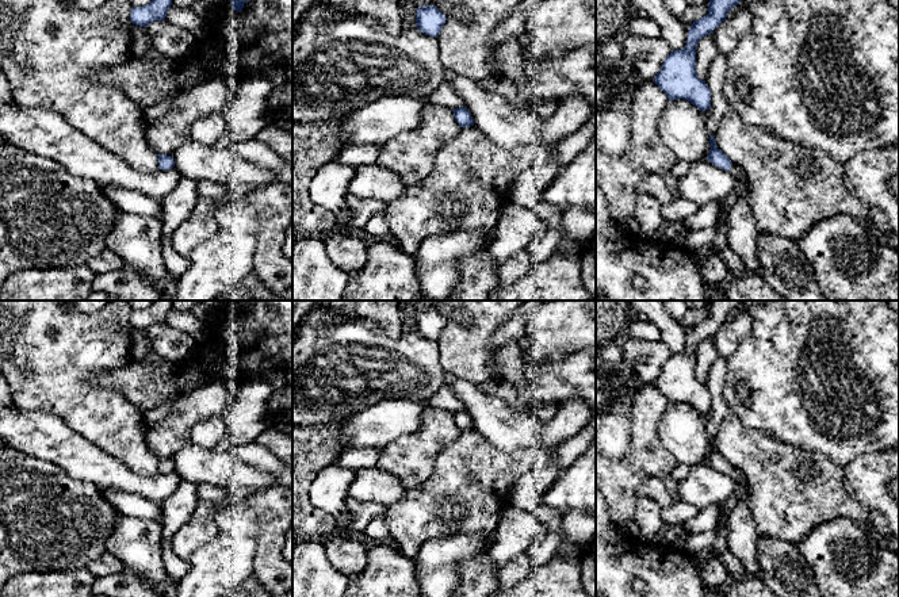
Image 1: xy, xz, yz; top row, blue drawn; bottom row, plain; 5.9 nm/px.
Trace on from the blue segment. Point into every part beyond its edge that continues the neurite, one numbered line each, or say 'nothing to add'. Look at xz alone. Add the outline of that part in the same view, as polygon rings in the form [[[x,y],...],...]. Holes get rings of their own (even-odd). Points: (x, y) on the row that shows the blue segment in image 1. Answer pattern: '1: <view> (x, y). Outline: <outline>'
nothing to add

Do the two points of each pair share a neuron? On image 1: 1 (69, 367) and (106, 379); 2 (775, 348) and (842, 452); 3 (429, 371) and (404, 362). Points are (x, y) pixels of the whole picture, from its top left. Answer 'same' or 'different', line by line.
1: different
2: same
3: same

